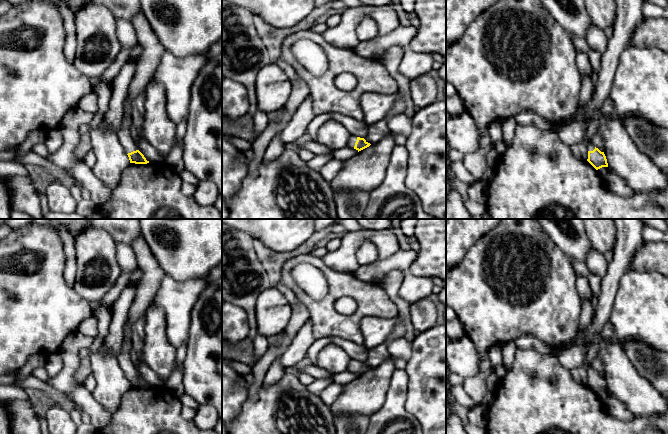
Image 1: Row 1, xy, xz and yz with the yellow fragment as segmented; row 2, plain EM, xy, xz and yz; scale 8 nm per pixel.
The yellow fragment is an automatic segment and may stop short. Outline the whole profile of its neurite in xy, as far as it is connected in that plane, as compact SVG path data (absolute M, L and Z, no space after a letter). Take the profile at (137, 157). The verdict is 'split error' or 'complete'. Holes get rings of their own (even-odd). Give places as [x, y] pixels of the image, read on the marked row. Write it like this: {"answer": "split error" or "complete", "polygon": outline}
{"answer": "split error", "polygon": "M141 10L132 17L130 22L136 31L137 42L142 46L142 53L137 61L135 73L124 100L124 114L117 137L124 153L128 155L130 163L147 164L149 161L137 149L130 130L133 123L132 102L153 79L161 56L166 49L159 42Z"}

